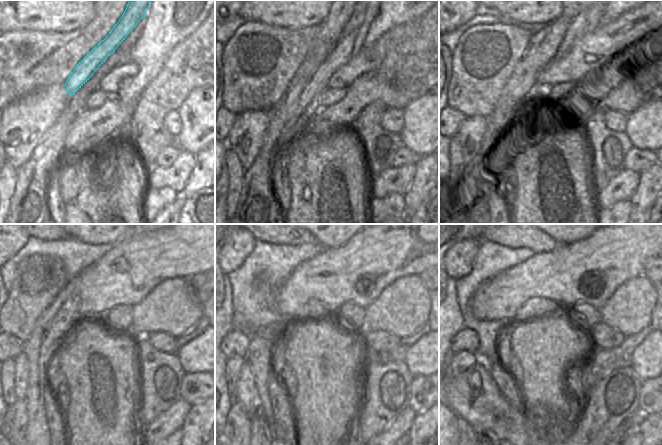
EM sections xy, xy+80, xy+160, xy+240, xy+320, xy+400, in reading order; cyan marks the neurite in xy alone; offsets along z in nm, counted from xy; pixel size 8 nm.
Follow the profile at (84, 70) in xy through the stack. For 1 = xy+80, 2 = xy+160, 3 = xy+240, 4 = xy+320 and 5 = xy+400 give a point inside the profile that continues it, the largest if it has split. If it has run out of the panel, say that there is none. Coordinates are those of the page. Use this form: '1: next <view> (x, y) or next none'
1: next xy+80 (281, 113)
2: next xy+160 (479, 178)
3: next xy+240 (15, 419)
4: next xy+320 (238, 425)
5: next xy+400 (463, 427)

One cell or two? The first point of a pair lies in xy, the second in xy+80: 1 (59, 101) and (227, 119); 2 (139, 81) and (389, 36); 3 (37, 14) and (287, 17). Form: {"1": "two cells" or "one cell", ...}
{"1": "two cells", "2": "two cells", "3": "one cell"}

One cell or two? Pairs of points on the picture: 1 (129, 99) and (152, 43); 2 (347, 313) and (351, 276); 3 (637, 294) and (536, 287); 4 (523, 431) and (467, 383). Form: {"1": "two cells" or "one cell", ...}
{"1": "one cell", "2": "two cells", "3": "two cells", "4": "one cell"}

